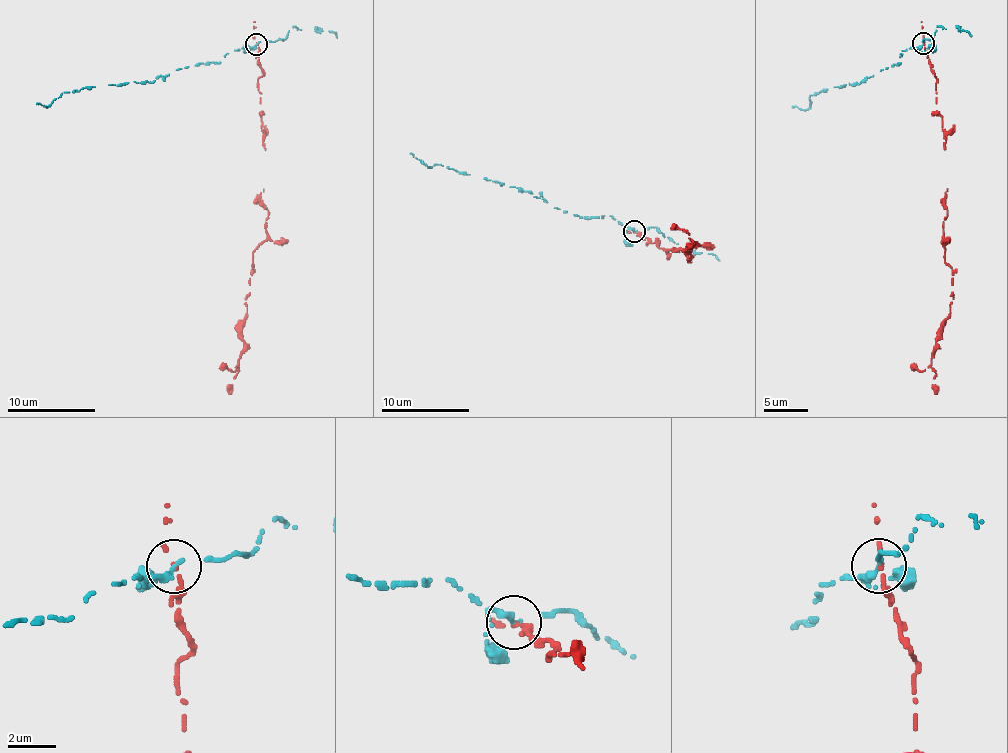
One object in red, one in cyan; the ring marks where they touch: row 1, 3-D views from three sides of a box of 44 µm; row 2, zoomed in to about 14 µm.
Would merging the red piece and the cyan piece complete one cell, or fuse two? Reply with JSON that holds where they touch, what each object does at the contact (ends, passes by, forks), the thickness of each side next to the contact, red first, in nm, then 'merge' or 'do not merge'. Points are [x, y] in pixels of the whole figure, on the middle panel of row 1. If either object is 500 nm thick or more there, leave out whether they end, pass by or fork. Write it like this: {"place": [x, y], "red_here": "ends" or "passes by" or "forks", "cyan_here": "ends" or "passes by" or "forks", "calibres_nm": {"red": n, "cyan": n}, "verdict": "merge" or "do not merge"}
{"place": [634, 231], "red_here": "ends", "cyan_here": "passes by", "calibres_nm": {"red": 200, "cyan": 220}, "verdict": "do not merge"}

